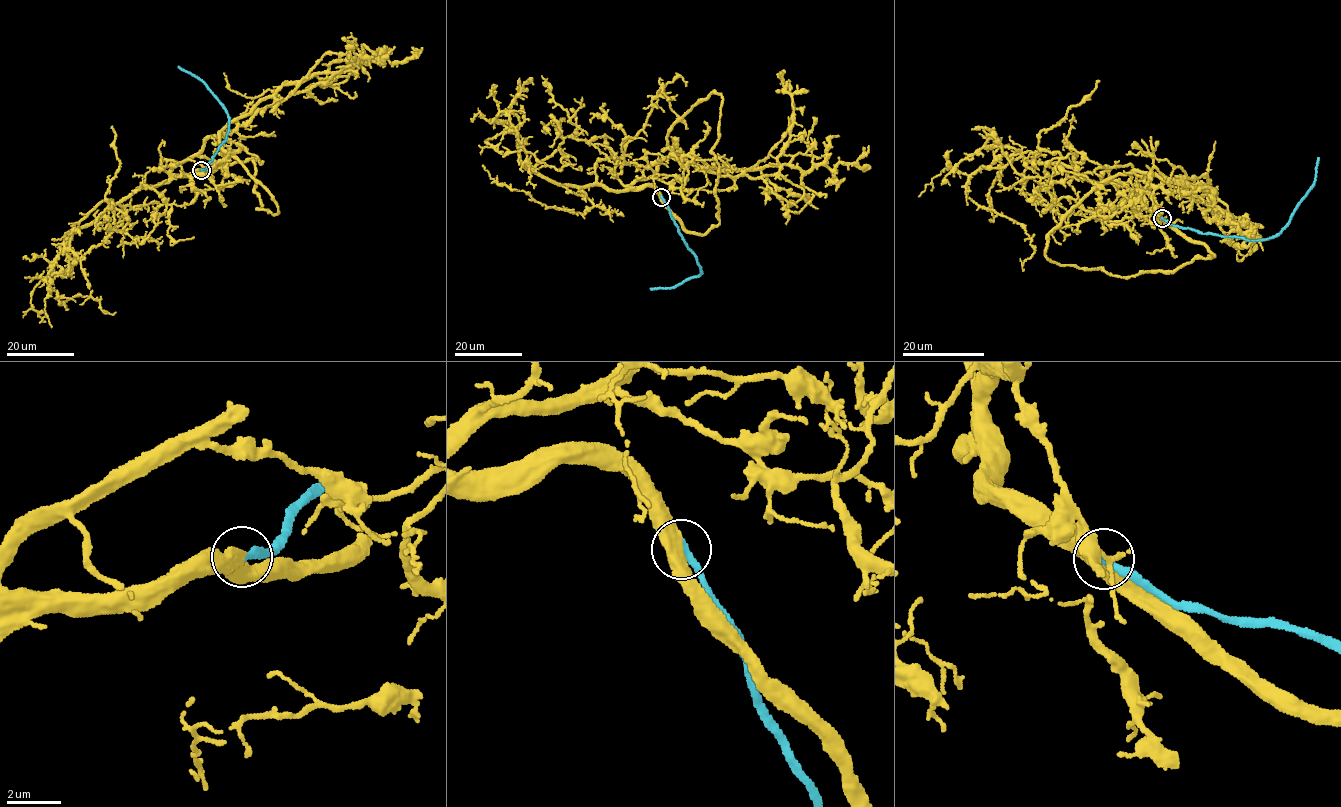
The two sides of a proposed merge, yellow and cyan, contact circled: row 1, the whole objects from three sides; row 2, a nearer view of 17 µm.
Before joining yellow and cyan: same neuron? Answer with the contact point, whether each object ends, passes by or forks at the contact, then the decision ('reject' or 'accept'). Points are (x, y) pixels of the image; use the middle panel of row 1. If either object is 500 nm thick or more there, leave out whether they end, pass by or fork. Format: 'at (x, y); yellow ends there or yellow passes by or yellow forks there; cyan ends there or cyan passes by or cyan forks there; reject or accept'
at (661, 197); accept

